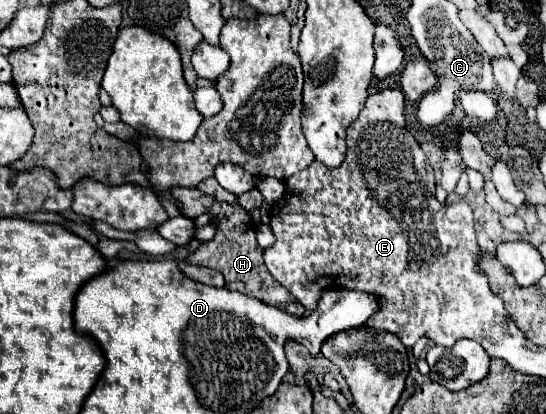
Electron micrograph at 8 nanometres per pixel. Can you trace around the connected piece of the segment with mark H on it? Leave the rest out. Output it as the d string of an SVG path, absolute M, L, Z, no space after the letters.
M173 189L171 191L173 199L179 203L179 211L187 217L197 217L205 211L215 213L219 217L219 225L217 225L217 233L213 241L203 243L189 259L189 263L193 265L203 265L203 267L211 267L215 271L219 271L225 277L225 287L229 291L239 291L243 295L255 297L263 303L269 305L291 305L291 313L293 315L303 315L303 305L299 301L295 301L295 297L283 289L267 271L267 267L263 265L263 249L257 245L255 241L255 231L251 227L251 217L247 221L247 211L241 205L227 205L221 203L209 195L203 195L199 189Z

